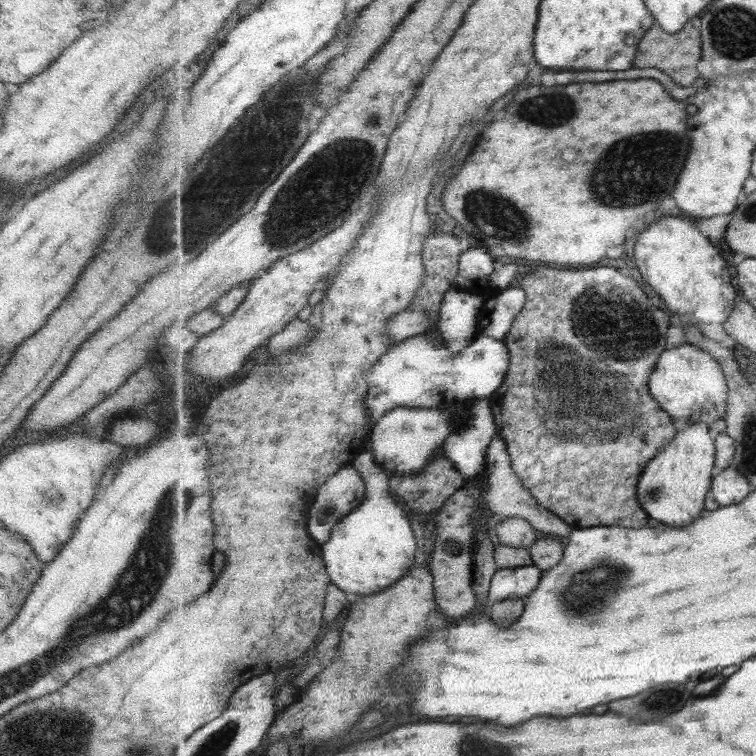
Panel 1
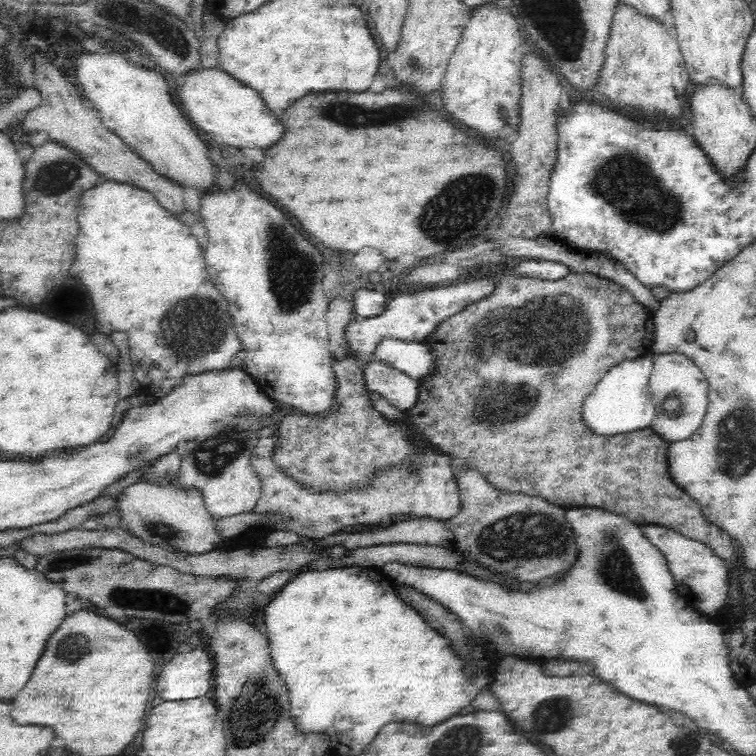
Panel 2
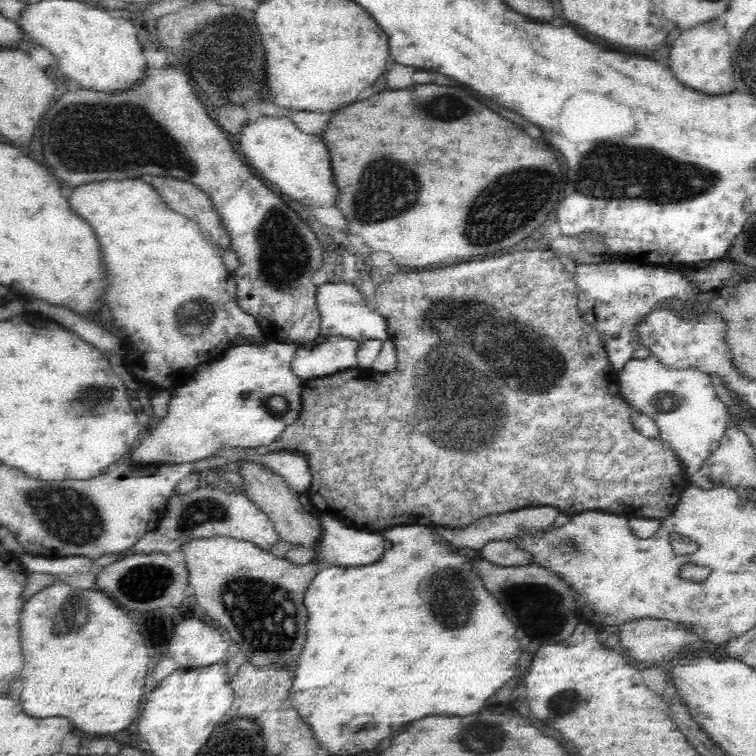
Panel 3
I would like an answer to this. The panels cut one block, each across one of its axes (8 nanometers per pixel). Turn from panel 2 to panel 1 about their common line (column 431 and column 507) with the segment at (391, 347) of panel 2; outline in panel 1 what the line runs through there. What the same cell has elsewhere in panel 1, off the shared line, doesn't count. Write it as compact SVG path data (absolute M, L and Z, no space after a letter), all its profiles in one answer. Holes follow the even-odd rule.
M429 333L396 343L378 363L366 372L369 381L366 405L369 407L371 436L367 450L373 452L375 425L388 412L399 407L435 408L463 404L476 399L489 399L505 382L511 366L511 353L505 341L479 334L473 344L453 353L445 342L437 343Z

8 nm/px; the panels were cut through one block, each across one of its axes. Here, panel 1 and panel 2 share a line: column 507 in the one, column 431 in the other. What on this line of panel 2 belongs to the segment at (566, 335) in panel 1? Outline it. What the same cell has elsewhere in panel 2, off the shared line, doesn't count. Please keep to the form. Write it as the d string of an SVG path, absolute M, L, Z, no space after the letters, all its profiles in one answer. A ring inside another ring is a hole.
M568 273L568 276L562 277L560 280L555 281L547 281L533 278L522 278L522 277L512 277L512 275L508 275L503 279L500 279L495 286L493 295L490 295L488 298L479 300L477 303L470 304L467 306L462 312L455 314L454 316L450 316L449 319L446 319L442 322L441 325L436 327L436 332L434 332L434 336L430 336L426 340L426 343L430 345L430 348L434 351L436 361L435 371L425 379L421 380L421 385L419 386L420 391L418 391L418 400L417 403L414 404L409 411L406 411L405 422L421 436L421 440L423 442L427 442L429 446L433 446L433 448L437 448L442 454L447 454L451 456L451 465L453 468L454 475L457 472L460 472L460 466L474 466L476 467L478 472L482 472L482 475L486 477L486 480L490 481L490 484L493 484L496 488L500 488L504 492L520 492L521 494L528 496L540 496L540 498L544 498L544 500L548 500L548 502L552 502L552 504L556 504L556 506L560 506L560 508L584 508L584 506L590 506L590 508L610 508L610 512L618 512L618 514L624 514L626 518L629 518L634 523L639 526L642 525L660 525L663 527L668 527L684 536L690 537L694 540L702 541L706 546L709 546L716 553L716 556L720 556L723 559L730 560L731 556L734 556L734 540L729 536L729 534L722 530L719 526L712 524L702 513L702 509L700 509L700 505L692 499L692 497L687 496L686 493L678 486L674 484L672 481L671 475L668 474L668 462L666 462L666 454L668 453L669 442L660 438L656 432L652 432L650 427L644 428L644 430L640 430L640 432L630 432L630 434L626 434L626 436L590 436L590 432L588 432L588 428L584 426L584 422L582 422L582 402L584 402L584 398L594 390L594 386L598 384L598 381L612 366L616 364L620 364L623 360L632 360L644 355L648 355L652 353L652 346L654 344L654 321L653 314L649 308L646 308L644 304L640 304L624 287L616 284L612 280L608 280L606 278L602 278L594 273Z

